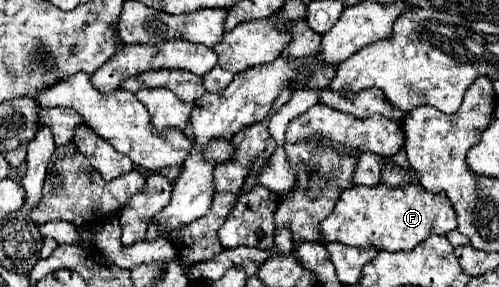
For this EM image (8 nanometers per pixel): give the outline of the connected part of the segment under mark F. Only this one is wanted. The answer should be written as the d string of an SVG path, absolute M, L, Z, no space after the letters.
M412 181L412 185L400 187L378 183L376 187L358 185L342 191L334 211L322 221L320 233L324 243L338 241L350 247L374 247L378 251L410 251L428 235L446 235L456 227L456 213L446 193L430 193L418 181Z

